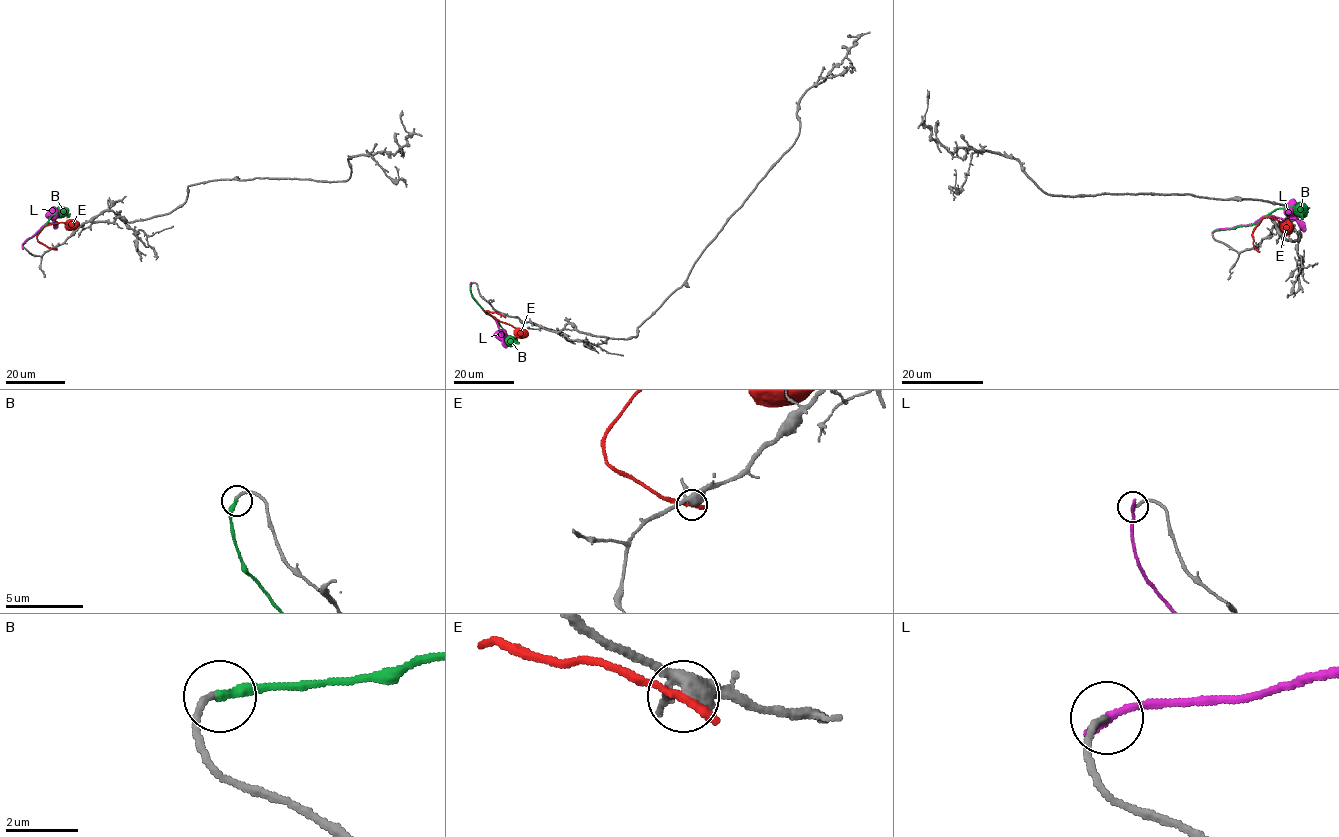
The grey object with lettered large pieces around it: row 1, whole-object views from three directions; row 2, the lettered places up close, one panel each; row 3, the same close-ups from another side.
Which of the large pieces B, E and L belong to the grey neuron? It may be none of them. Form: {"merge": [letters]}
{"merge": ["B"]}

